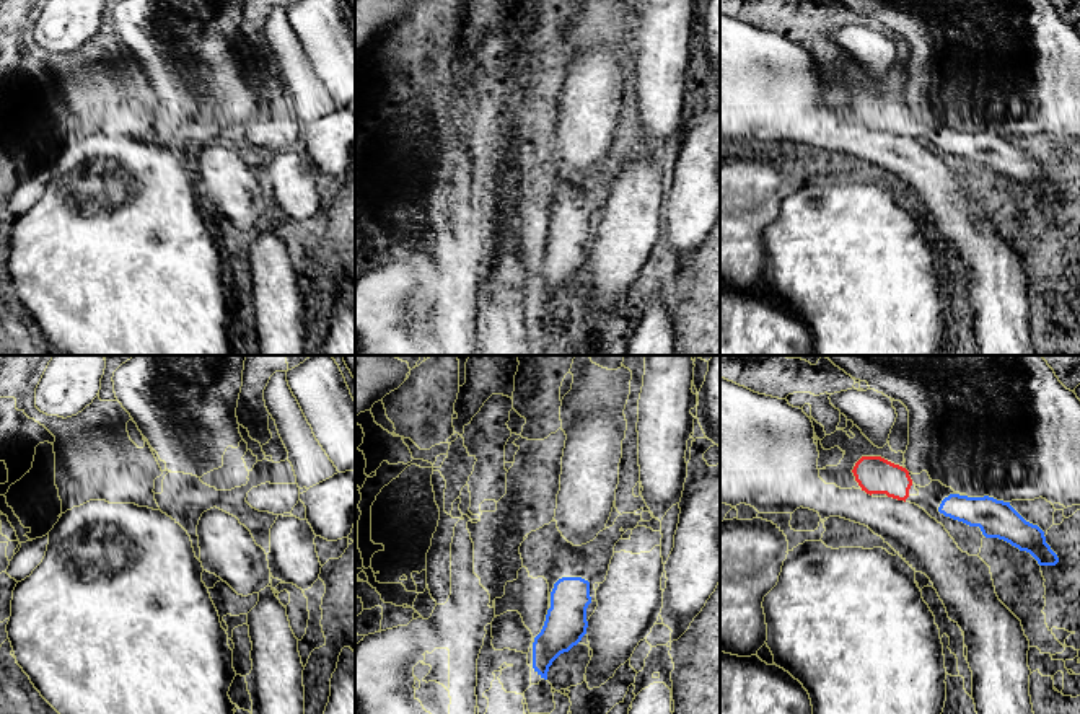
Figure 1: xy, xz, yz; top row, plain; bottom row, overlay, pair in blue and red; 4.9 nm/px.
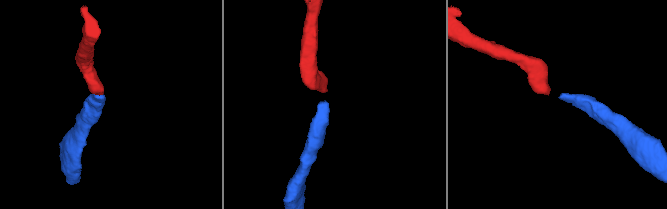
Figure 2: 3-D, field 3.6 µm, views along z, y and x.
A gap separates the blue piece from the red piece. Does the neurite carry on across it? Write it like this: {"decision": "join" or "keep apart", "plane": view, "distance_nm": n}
{"decision": "join", "plane": "yz", "distance_nm": 160}

